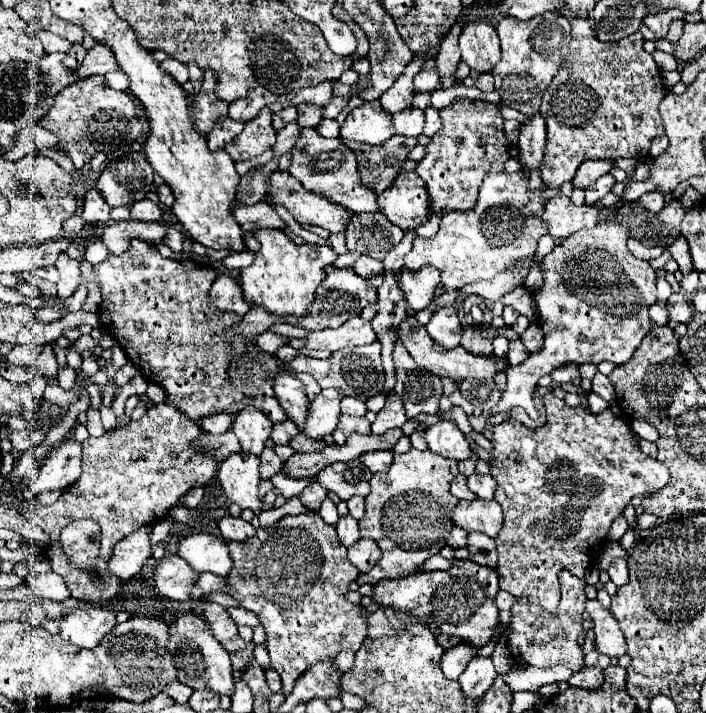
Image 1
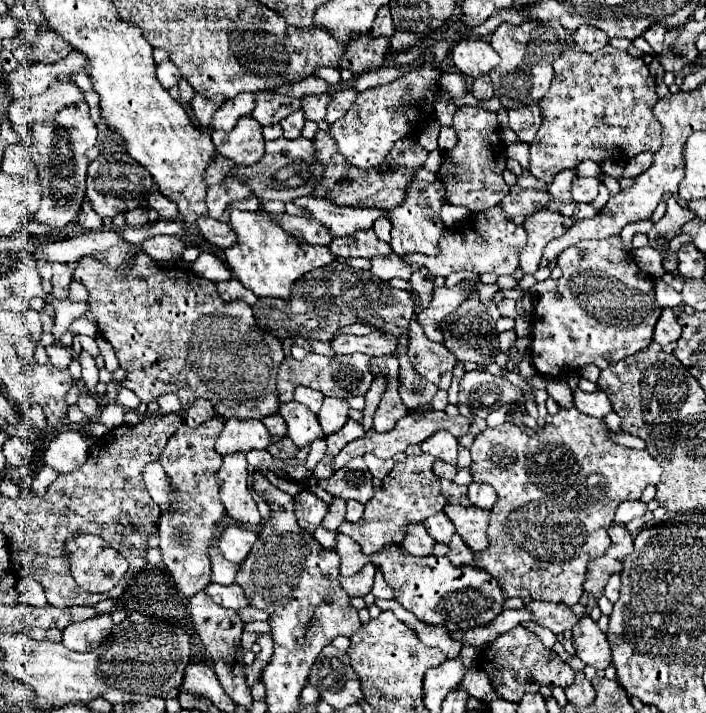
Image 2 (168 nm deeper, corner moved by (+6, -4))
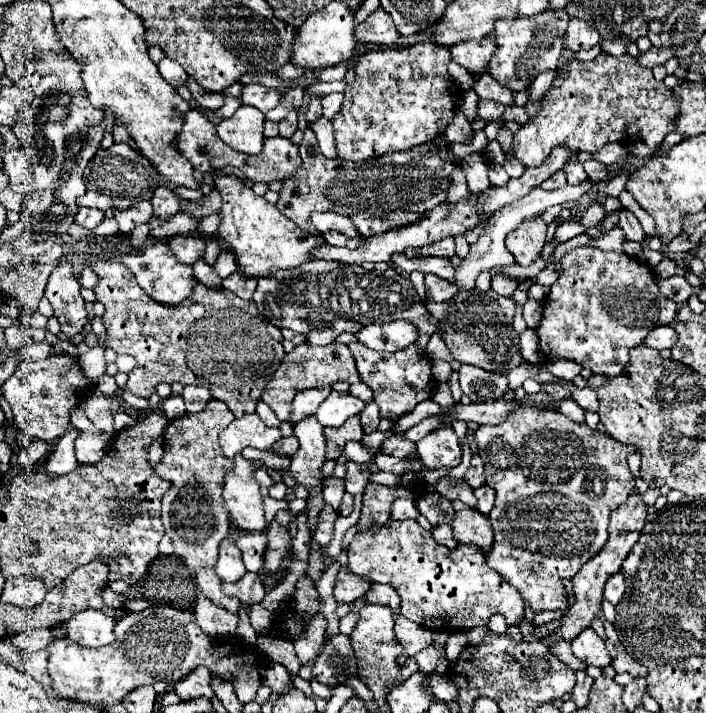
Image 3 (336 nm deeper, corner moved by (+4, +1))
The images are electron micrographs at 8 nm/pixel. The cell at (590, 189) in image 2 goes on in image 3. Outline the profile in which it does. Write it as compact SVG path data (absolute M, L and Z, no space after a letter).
M581 163L567 165L567 167L563 167L563 171L565 171L565 175L567 175L567 183L569 183L569 185L579 185L579 183L585 183L585 181L589 179Z

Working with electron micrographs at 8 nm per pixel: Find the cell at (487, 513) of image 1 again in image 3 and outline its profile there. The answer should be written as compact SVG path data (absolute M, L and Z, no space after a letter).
M459 499L453 501L455 517L453 517L453 535L463 545L477 545L481 551L489 551L493 543L493 529L489 517L479 513L473 507L467 507Z

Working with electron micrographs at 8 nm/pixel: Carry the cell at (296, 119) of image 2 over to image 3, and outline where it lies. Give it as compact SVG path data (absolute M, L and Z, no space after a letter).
M291 111L283 121L279 121L279 129L283 137L293 137L297 131L297 111Z

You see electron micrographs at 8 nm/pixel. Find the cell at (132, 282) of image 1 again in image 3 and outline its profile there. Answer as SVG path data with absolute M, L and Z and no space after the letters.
M97 259L91 263L91 269L99 277L93 291L97 299L105 305L103 325L107 329L107 335L101 347L113 349L115 353L131 355L137 361L135 369L127 375L129 379L123 387L125 391L149 399L159 383L171 385L177 381L181 385L203 385L211 391L213 399L219 399L227 407L231 407L237 419L255 413L265 383L273 379L273 373L285 355L281 329L263 319L255 301L243 301L227 289L211 289L203 283L197 283L193 287L193 293L183 303L171 307L147 299L147 293L135 283L135 279L131 279L131 273L117 263L103 263L101 259Z

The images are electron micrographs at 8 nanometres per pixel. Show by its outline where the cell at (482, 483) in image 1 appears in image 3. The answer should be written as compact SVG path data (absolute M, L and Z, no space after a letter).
M483 485L483 487L473 489L473 495L477 497L477 509L487 515L493 509L493 503L495 503L495 489Z

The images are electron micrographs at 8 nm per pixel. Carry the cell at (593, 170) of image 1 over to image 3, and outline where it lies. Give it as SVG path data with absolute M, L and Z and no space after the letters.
M557 171L557 173L551 175L547 181L543 181L539 187L543 187L543 189L559 189L559 187L563 187L563 185L567 185L565 173L563 173L563 171Z

